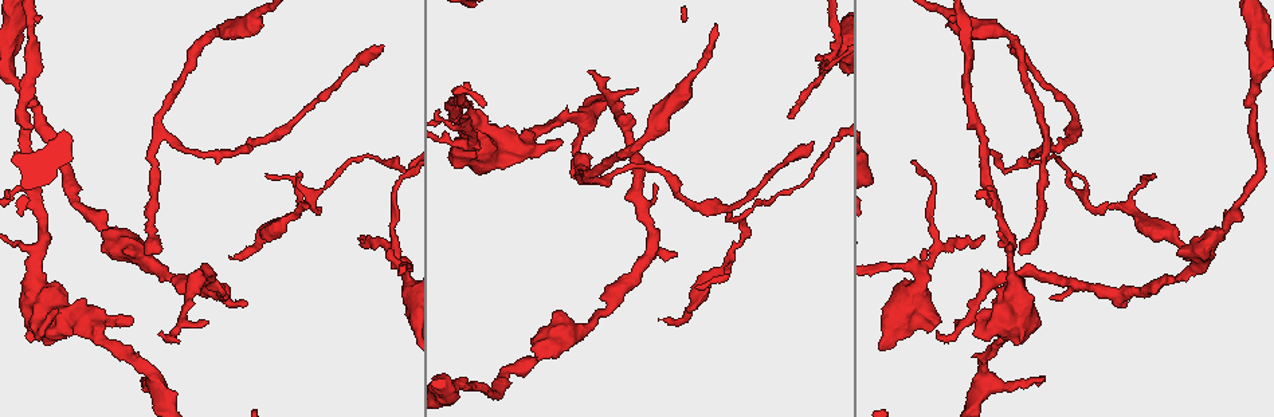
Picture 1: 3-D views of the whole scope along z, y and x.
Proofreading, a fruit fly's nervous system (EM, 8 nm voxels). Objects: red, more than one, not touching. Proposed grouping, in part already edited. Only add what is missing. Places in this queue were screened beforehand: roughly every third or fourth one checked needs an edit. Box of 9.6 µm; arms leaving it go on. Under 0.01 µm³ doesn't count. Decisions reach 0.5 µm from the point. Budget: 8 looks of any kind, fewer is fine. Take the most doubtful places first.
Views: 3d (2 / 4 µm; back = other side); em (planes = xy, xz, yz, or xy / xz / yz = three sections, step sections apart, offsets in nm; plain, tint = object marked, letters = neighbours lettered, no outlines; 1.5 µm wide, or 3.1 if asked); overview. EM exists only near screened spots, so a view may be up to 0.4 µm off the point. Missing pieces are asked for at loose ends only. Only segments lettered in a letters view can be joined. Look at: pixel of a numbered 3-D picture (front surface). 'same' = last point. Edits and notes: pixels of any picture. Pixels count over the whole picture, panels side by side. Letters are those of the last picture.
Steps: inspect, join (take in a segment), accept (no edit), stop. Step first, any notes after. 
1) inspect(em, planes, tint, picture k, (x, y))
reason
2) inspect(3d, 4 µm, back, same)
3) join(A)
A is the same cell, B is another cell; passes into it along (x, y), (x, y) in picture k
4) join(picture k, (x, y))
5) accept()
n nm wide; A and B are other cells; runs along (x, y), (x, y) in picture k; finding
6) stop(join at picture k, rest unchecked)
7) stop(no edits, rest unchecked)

inspect(3d, 2 µm, picture 1, (977, 315))
stops while still wide

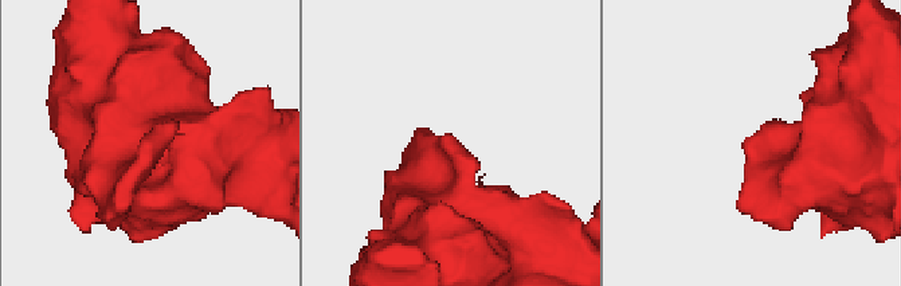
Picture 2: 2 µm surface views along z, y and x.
inspect(em, planes, letters, picture 2, (445, 140))
need the tissue

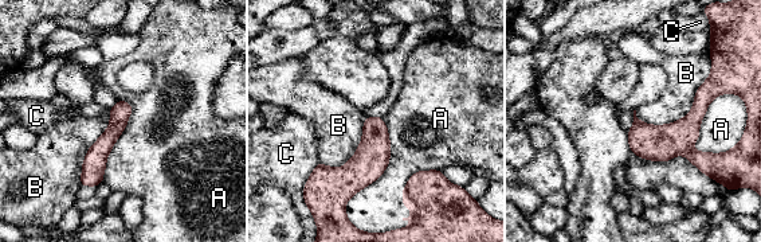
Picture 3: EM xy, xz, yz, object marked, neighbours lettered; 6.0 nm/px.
accept()
A, B and C are other cells; no lettered segment goes on from it

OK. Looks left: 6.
inspect(em, xy, step 8, tint, picture 1, (665, 321))
free end

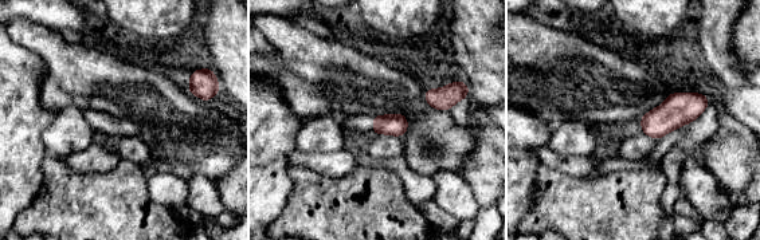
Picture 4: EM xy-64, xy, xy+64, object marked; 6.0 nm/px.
inspect(em, planes, letters, same)
another direction

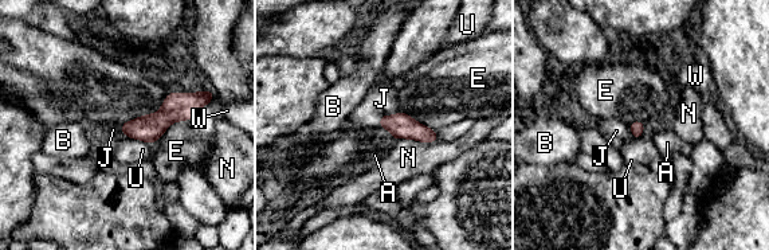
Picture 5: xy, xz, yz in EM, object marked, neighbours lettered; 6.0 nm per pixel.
join(J)
J is the same cell, A, B, E, N, U and W are other cells; passes into it along (401, 125), (385, 116), (381, 98) in picture 5; the neuron continues

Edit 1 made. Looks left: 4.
inspect(3d, 2 µm, picture 1, (1038, 383))
free end

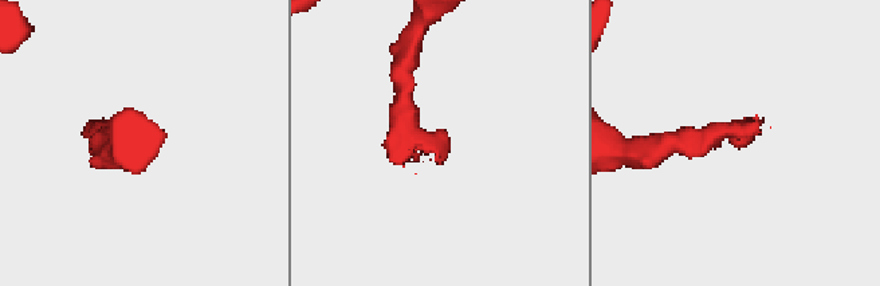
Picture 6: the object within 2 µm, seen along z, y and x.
inspect(em, yz, step 8, letters, picture 6, (748, 144))

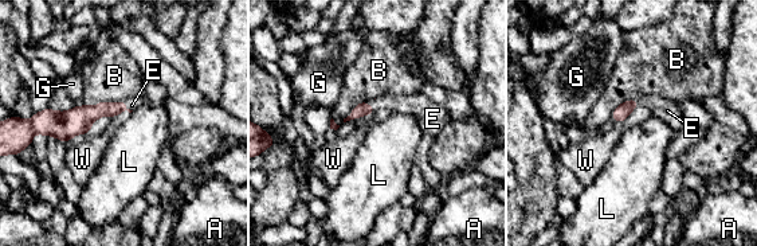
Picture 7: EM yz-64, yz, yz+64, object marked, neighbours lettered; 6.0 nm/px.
inspect(em, planes, letters, same)
another direction

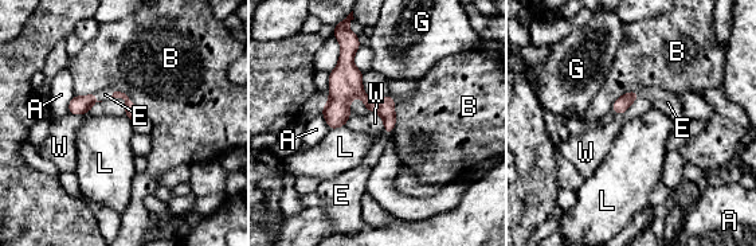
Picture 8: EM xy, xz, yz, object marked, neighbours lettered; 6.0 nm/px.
join(E)
E is the same cell, A, B, G, L and W are other cells; passes into it along (78, 105), (96, 98), (105, 94) in picture 8; the neuron continues

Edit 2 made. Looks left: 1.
stop(join at picture 5, join at picture 8, rest unchecked)

